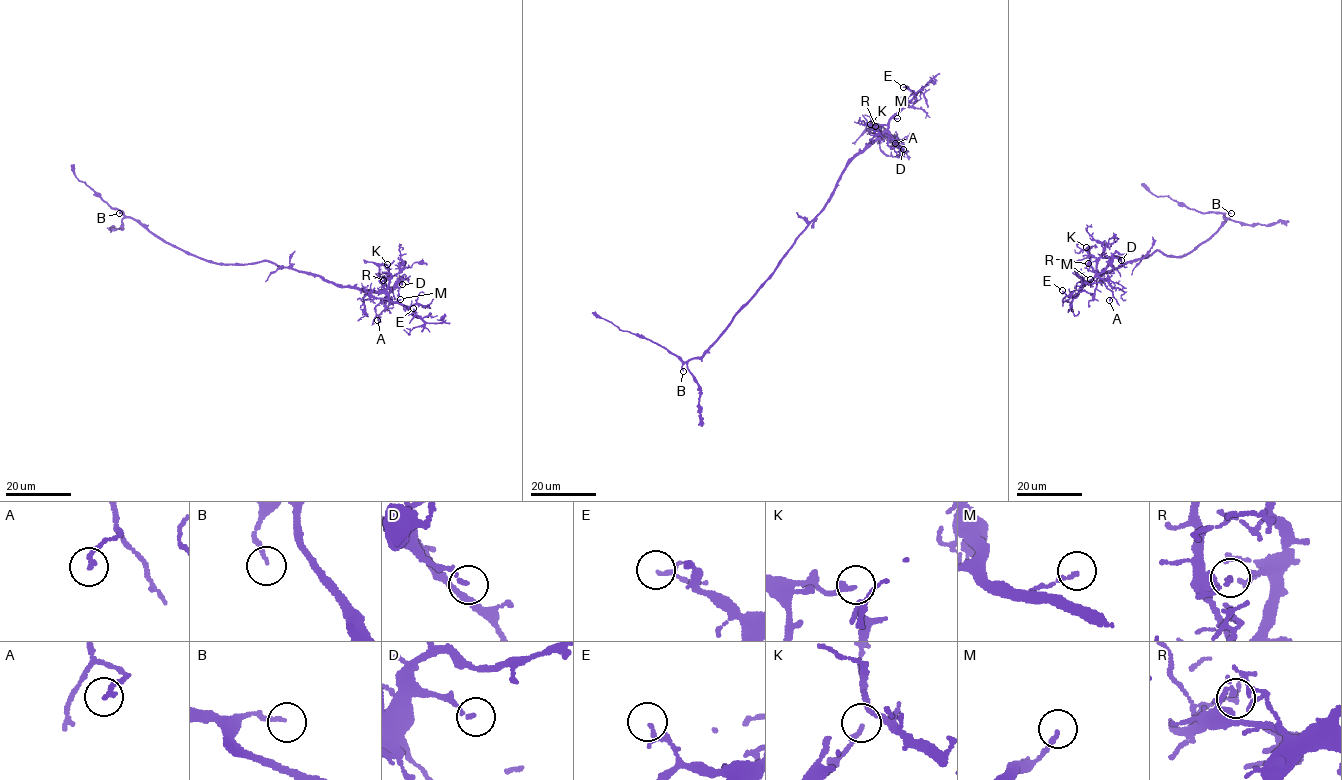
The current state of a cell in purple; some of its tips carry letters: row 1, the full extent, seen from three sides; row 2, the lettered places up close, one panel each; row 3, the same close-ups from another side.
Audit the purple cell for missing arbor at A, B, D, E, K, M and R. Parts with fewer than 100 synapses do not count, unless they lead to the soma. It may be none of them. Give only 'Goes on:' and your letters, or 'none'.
Goes on: none

